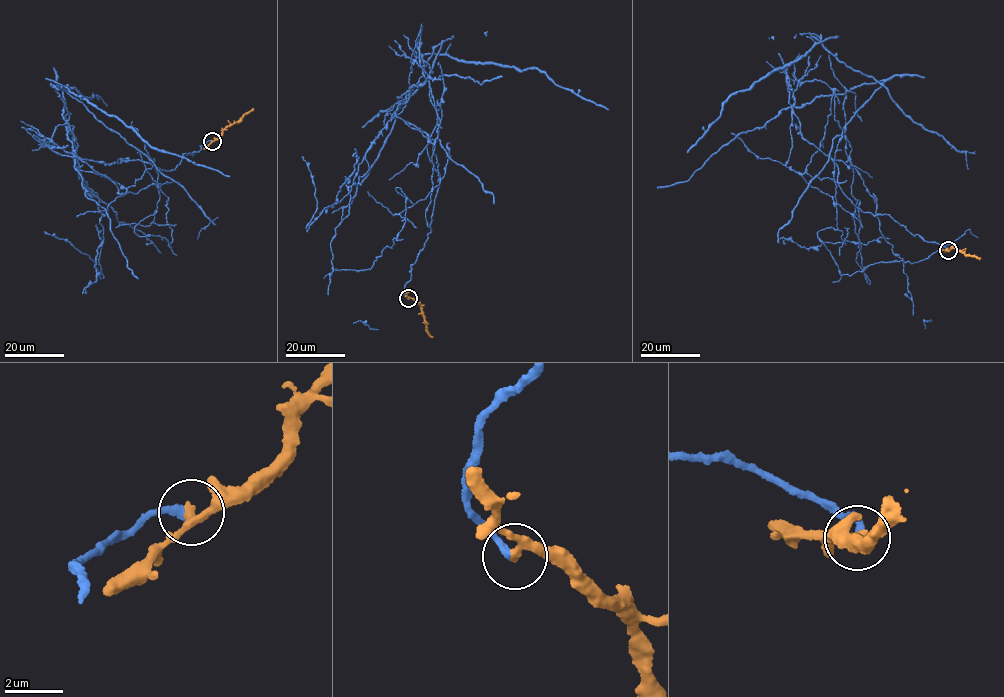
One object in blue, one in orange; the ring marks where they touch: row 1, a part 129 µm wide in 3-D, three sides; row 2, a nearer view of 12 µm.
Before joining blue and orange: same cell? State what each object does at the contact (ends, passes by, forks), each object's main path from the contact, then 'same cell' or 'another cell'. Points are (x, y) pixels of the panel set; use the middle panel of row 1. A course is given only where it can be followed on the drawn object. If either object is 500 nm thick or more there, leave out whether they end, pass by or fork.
blue ends; orange passes by; course blue (408, 298), (438, 164), (429, 139), (396, 116), (409, 94), (387, 122), (435, 47), (539, 70), (608, 109); course orange (408, 298), (421, 306), (426, 332), (433, 336); another cell

